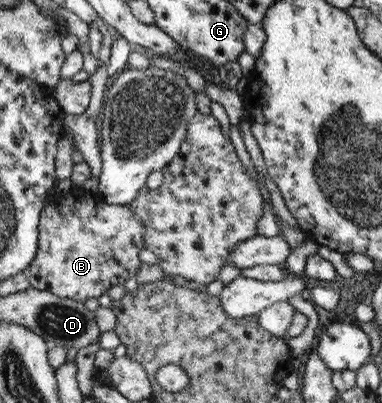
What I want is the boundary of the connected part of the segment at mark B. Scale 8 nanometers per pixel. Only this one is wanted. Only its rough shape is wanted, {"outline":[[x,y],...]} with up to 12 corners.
{"outline":[[47,200],[31,288],[83,302],[135,278],[129,206]]}

